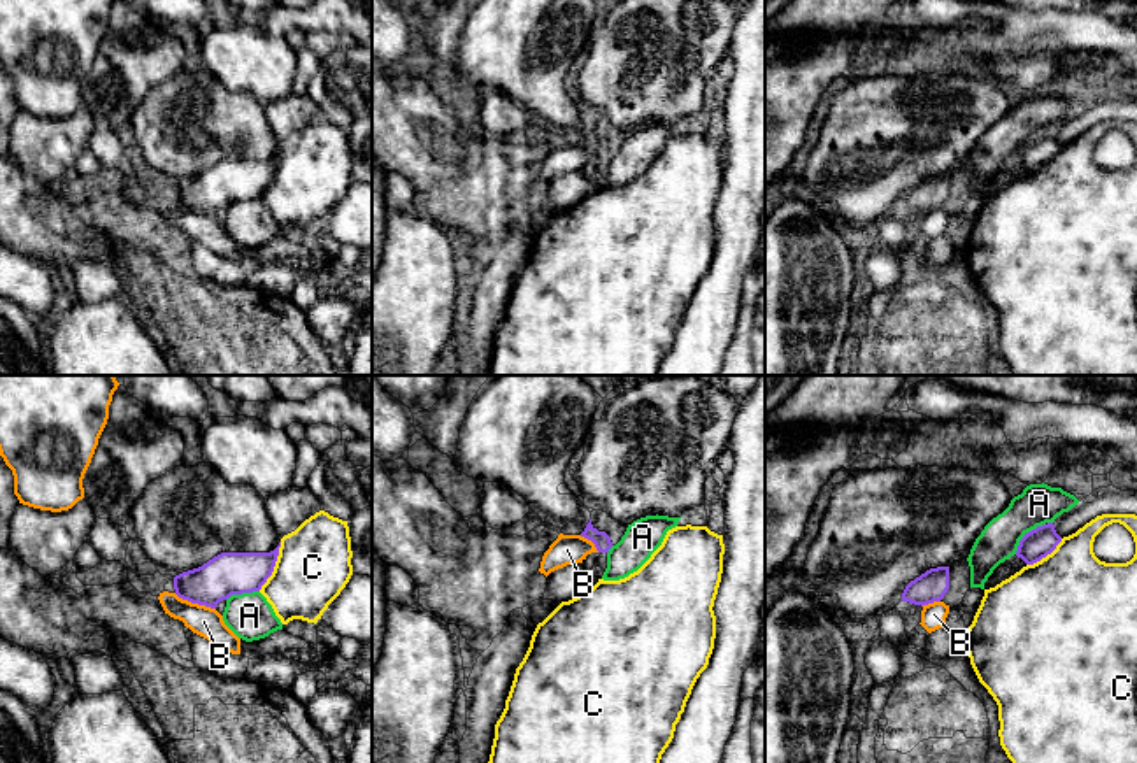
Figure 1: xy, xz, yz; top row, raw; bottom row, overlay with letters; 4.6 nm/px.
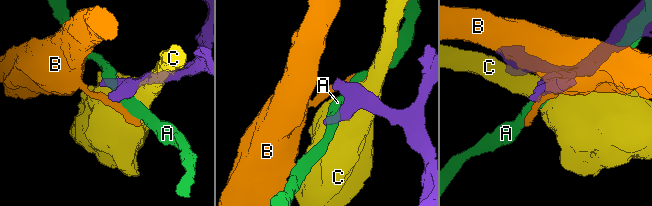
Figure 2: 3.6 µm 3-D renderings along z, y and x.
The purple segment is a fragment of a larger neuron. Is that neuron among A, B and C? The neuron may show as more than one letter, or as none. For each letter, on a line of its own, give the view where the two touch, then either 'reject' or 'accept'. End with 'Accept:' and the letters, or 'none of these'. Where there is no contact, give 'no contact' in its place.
A: yz | reject
B: xy | reject
C: xy | reject
Accept: none of these

